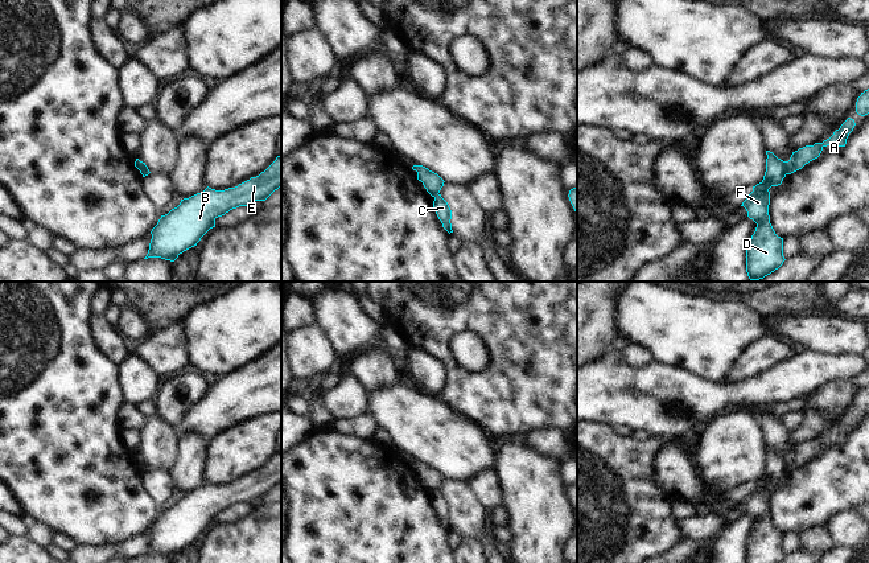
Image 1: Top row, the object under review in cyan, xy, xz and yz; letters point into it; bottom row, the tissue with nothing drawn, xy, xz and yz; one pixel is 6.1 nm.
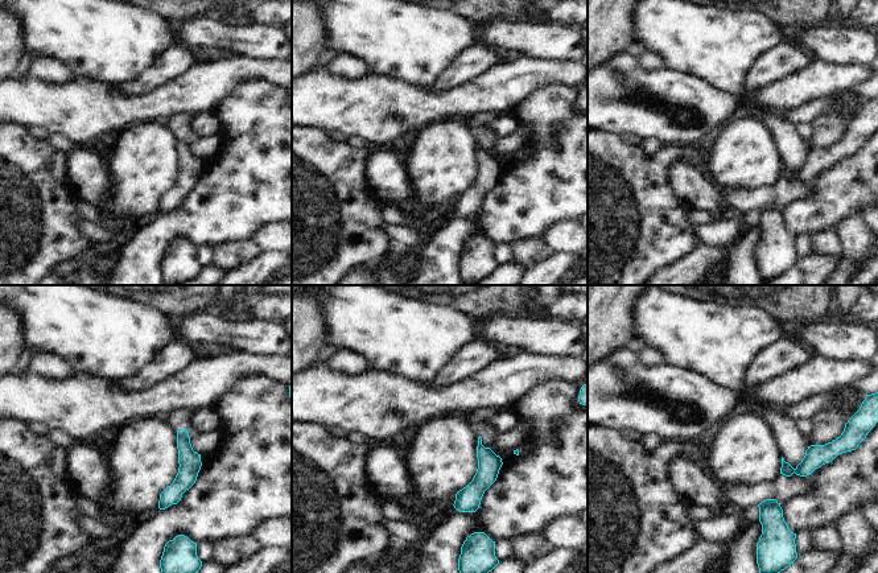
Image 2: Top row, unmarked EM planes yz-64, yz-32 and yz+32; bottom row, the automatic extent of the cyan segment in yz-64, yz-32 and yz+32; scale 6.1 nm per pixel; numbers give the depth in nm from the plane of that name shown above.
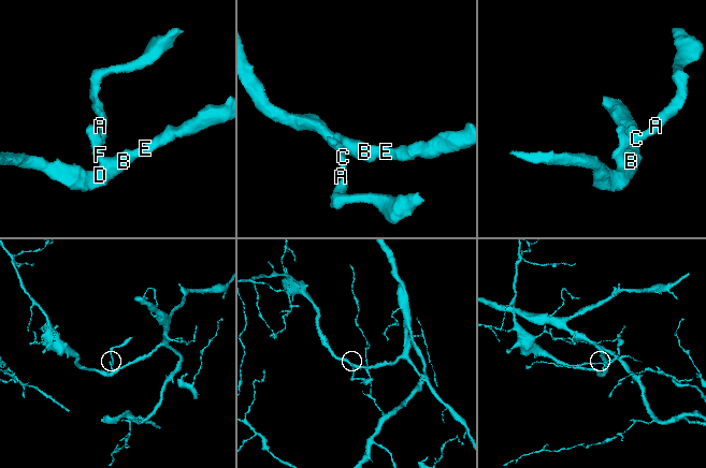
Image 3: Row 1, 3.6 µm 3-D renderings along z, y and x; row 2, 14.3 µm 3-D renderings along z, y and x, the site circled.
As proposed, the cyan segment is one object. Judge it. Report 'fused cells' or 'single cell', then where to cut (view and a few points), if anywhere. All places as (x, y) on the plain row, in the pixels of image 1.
fused cells; cut in yz along (785, 457), (786, 469)

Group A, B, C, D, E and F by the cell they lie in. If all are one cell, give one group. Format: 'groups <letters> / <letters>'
groups A C / B D E F

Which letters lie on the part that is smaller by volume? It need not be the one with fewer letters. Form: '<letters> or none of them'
A, C

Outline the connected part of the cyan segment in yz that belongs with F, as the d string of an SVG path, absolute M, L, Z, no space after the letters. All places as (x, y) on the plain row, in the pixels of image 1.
M766 447L766 468L763 476L753 482L753 488L741 502L747 513L757 519L751 535L746 541L746 563L781 563L783 552L783 534L778 533L770 519L769 501L771 482L778 482L786 473L786 457Z

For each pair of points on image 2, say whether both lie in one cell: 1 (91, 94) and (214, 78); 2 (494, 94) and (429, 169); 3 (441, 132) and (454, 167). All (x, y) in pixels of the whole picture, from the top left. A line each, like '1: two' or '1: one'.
1: one
2: two
3: one

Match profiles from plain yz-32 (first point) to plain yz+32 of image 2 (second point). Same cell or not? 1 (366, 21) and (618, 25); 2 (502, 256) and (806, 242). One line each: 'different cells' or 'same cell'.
1: different cells
2: same cell

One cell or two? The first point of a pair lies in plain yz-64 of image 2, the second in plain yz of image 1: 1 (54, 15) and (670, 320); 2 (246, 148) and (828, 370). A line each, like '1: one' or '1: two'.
1: one
2: two

